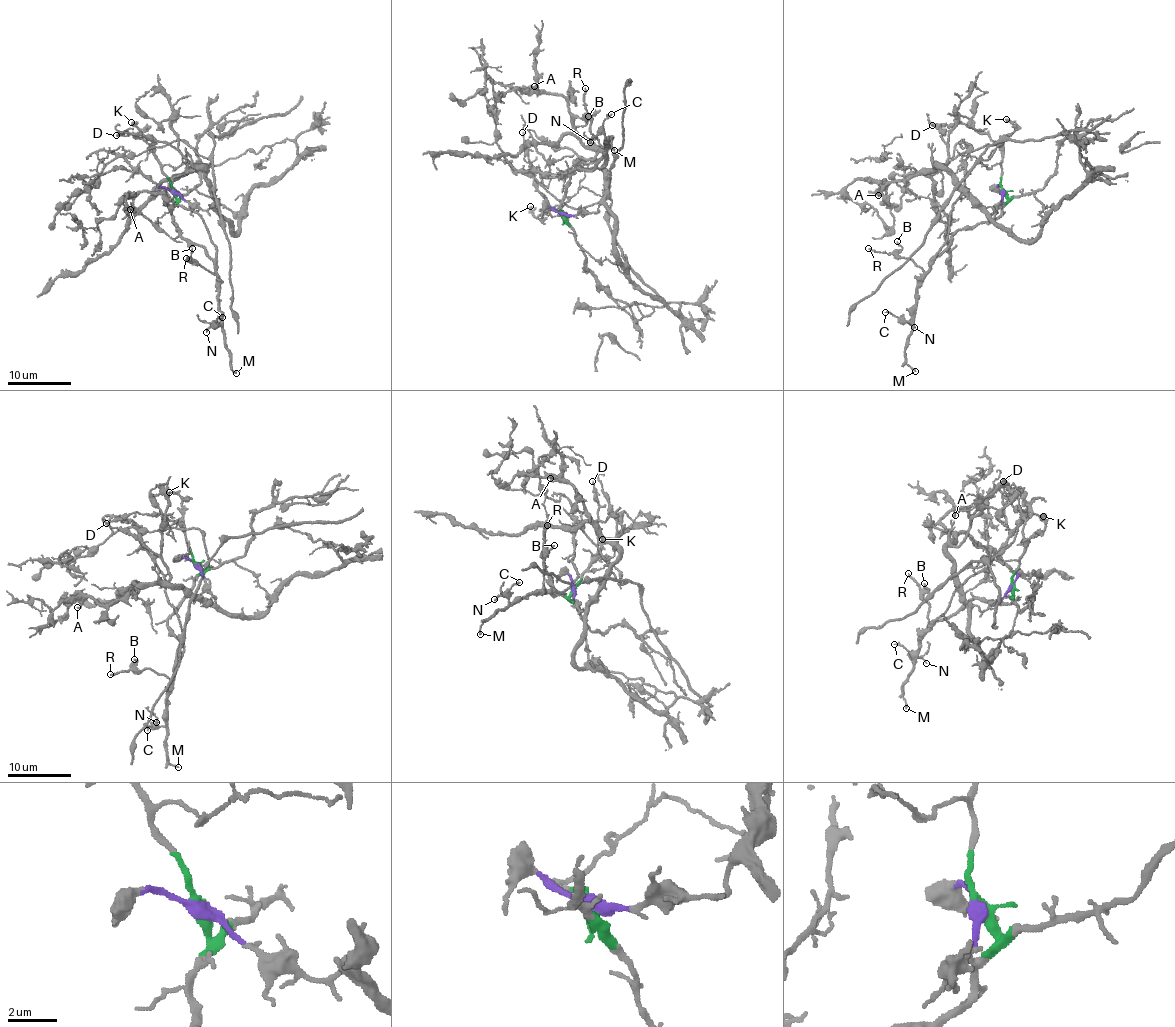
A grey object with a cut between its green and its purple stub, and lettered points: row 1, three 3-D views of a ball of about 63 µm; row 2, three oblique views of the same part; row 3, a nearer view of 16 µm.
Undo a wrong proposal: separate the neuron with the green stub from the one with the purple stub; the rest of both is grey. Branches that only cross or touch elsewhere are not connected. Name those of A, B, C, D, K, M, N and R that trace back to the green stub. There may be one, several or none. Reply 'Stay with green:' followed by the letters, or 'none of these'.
Stay with green: B, C, D, K, M, N, R

